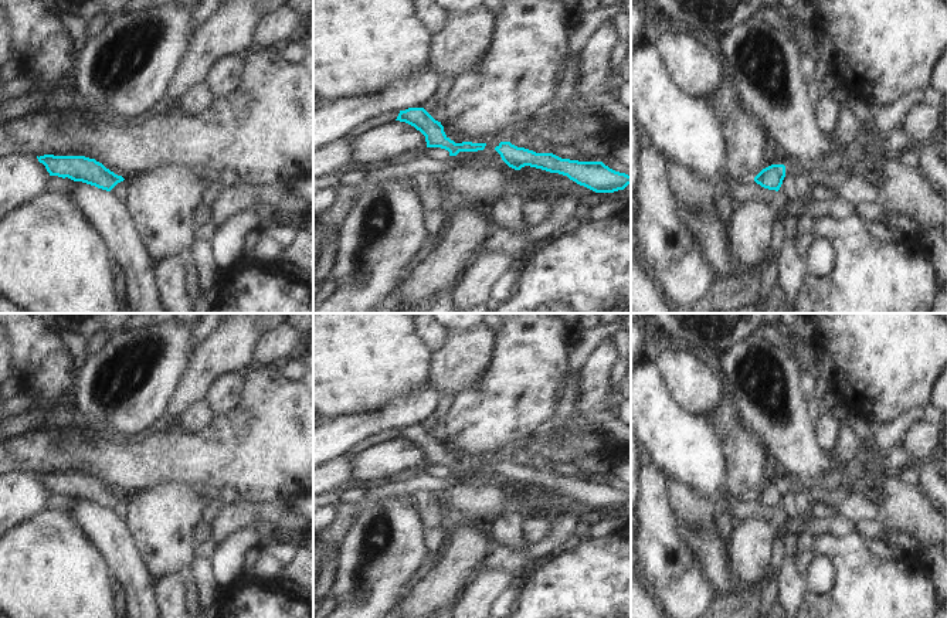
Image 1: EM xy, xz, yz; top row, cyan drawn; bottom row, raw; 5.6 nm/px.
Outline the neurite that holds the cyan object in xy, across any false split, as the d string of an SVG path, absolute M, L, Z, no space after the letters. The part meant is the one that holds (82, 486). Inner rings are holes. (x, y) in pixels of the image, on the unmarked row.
M37 473L50 493L68 495L74 499L82 499L98 506L111 509L118 500L123 499L122 493L115 492L95 476L85 473Z

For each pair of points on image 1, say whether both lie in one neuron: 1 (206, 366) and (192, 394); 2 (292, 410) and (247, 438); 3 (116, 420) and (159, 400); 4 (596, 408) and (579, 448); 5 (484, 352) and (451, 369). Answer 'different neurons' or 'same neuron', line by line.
1: same neuron
2: same neuron
3: same neuron
4: different neurons
5: same neuron

